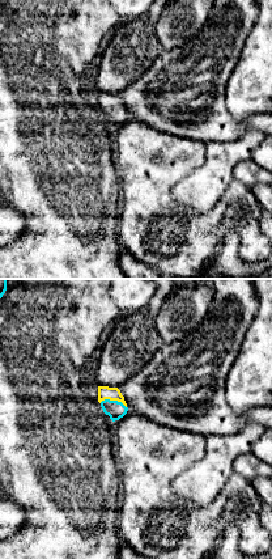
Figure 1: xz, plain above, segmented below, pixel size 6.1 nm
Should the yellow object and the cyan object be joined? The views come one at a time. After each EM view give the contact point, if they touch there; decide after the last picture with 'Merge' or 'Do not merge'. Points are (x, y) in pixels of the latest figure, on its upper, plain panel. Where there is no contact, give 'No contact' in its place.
Touches yellow at (113, 106)

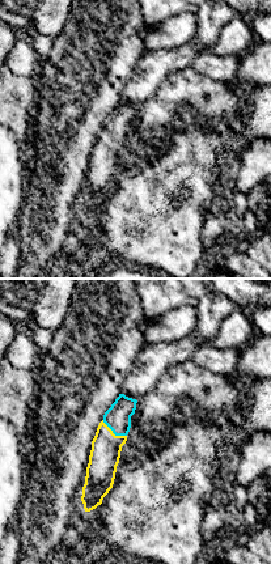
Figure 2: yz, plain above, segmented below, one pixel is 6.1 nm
Touches yellow at (113, 140)

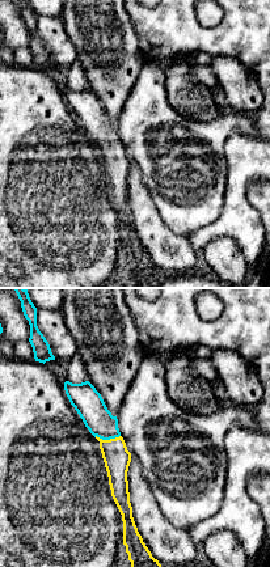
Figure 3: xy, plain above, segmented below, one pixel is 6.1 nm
Touches yellow at (106, 147)

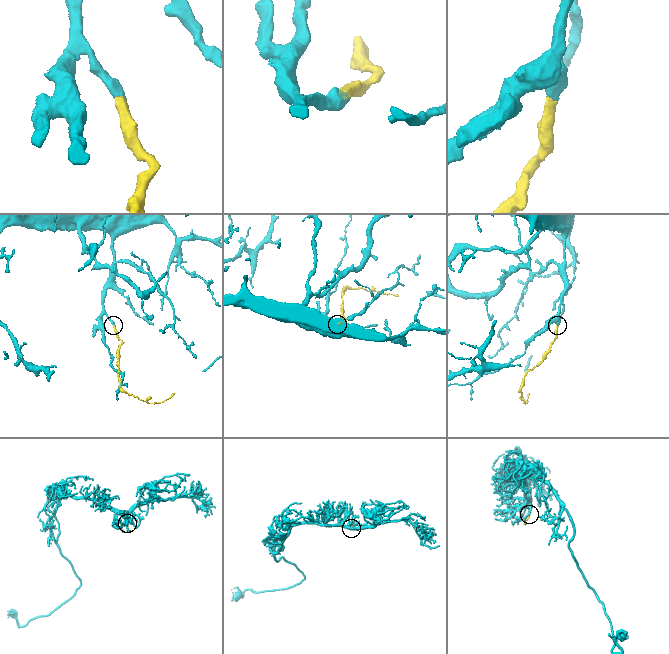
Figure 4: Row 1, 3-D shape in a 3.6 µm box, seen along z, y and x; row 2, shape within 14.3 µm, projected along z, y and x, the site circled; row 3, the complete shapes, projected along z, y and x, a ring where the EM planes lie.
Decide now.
Merge

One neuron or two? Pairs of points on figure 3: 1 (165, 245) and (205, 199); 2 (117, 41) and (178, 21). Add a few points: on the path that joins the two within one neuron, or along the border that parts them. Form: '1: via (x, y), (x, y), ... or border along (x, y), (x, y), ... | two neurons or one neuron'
1: border along (157, 208), (161, 220), (176, 233), (186, 237) | two neurons
2: border along (127, 13), (139, 50), (147, 60) | two neurons

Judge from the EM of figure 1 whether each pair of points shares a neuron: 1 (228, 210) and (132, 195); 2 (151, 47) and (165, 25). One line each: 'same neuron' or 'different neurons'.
1: same neuron
2: different neurons

